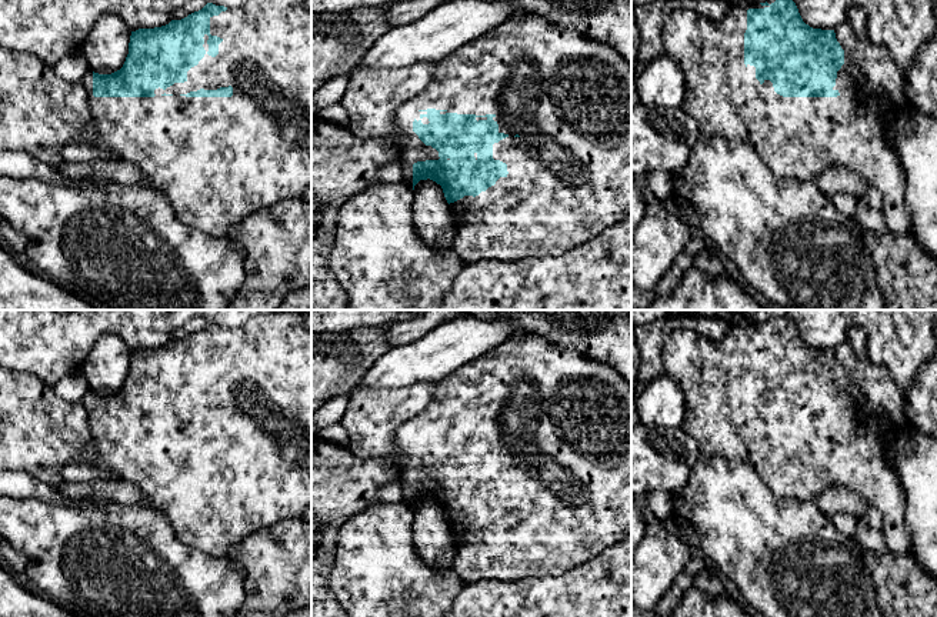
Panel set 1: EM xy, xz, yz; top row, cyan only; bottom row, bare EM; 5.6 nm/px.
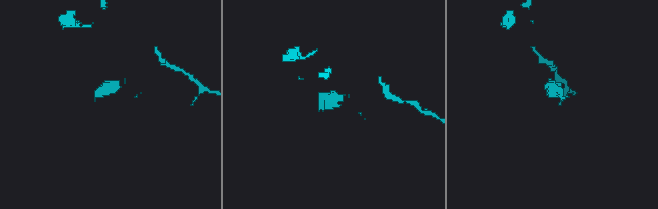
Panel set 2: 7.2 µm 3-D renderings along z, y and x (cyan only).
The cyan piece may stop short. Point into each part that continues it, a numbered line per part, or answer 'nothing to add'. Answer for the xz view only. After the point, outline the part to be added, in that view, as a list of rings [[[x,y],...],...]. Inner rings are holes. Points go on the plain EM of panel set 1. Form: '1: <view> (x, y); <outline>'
1: xz (569, 417); [[[513,336],[506,343],[466,363],[451,374],[441,378],[433,387],[433,396],[429,406],[396,430],[396,447],[401,458],[400,483],[404,494],[403,504],[411,510],[413,484],[417,481],[440,478],[439,471],[431,466],[426,466],[413,451],[414,440],[420,440],[423,444],[430,443],[426,437],[427,428],[436,428],[440,434],[493,434],[493,440],[498,444],[498,453],[507,456],[493,464],[493,478],[506,483],[508,494],[500,497],[494,506],[481,511],[478,516],[464,516],[449,524],[454,537],[454,551],[451,553],[453,570],[464,583],[474,583],[478,580],[516,581],[524,577],[557,576],[598,556],[603,550],[631,534],[631,386],[616,368],[590,360],[576,350],[557,347],[546,337]]]

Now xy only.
1: xy (217, 480); [[[273,310],[257,314],[241,327],[227,328],[219,336],[210,337],[210,354],[220,357],[219,374],[211,377],[209,371],[209,356],[204,354],[204,377],[197,386],[187,391],[184,403],[154,410],[154,417],[94,417],[93,416],[93,391],[89,390],[81,398],[89,417],[89,430],[93,440],[93,457],[83,464],[101,468],[107,467],[119,476],[119,480],[130,481],[141,488],[147,501],[161,511],[173,526],[179,540],[187,546],[196,547],[213,557],[224,557],[231,548],[237,547],[246,537],[259,530],[274,526],[283,520],[299,518],[311,506],[311,330],[304,323],[301,310]],[[220,407],[233,407],[231,417],[187,417],[190,411],[217,410]]]

